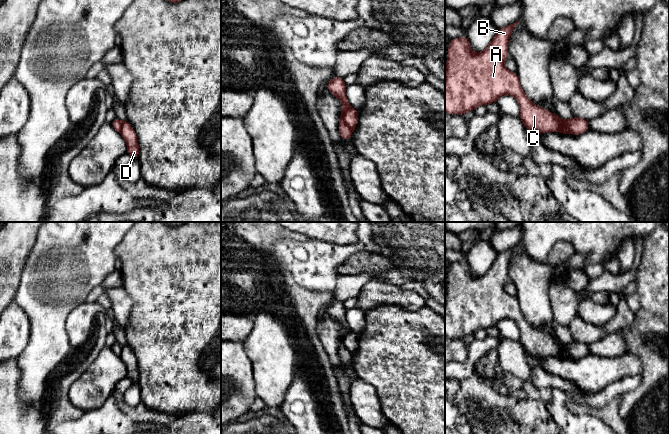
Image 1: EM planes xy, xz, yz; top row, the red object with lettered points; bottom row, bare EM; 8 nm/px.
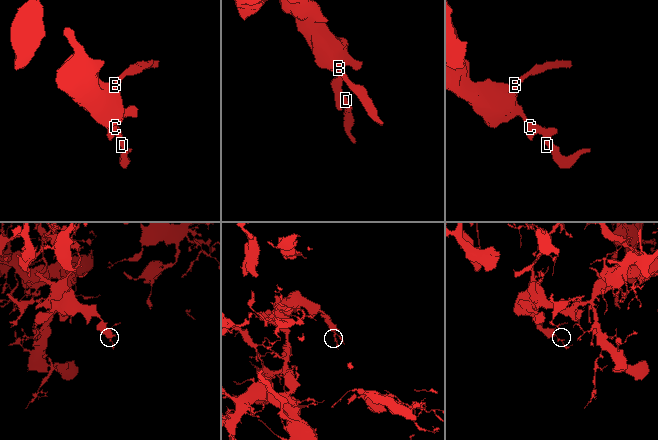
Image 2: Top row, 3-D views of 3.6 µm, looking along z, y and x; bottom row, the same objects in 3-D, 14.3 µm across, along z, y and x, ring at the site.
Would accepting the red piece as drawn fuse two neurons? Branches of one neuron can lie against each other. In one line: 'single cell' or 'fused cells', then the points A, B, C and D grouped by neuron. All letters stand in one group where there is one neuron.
fused cells; groups A B C / D

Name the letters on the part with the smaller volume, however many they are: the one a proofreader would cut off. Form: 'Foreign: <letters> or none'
Foreign: D

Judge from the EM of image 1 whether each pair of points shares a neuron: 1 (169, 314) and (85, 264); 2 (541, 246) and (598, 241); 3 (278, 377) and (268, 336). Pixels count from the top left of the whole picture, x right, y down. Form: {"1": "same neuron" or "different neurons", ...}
{"1": "different neurons", "2": "same neuron", "3": "same neuron"}

